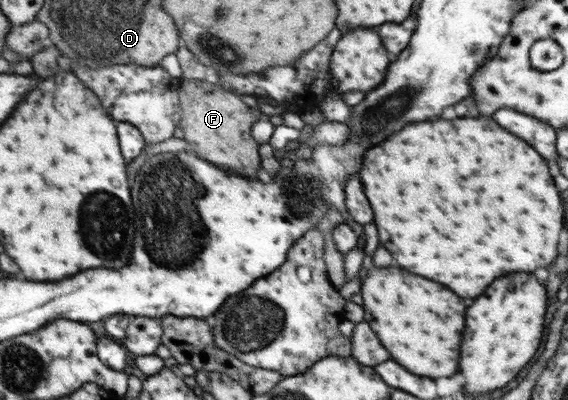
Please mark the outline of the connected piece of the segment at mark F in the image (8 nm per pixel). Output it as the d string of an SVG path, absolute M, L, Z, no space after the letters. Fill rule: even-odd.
M186 79L179 89L183 111L181 128L184 138L198 156L204 156L204 160L222 166L226 170L238 172L247 179L256 179L256 170L261 164L258 145L253 141L249 130L252 124L258 120L258 109L248 107L240 95L231 90L226 91L217 83L210 83L198 79Z

